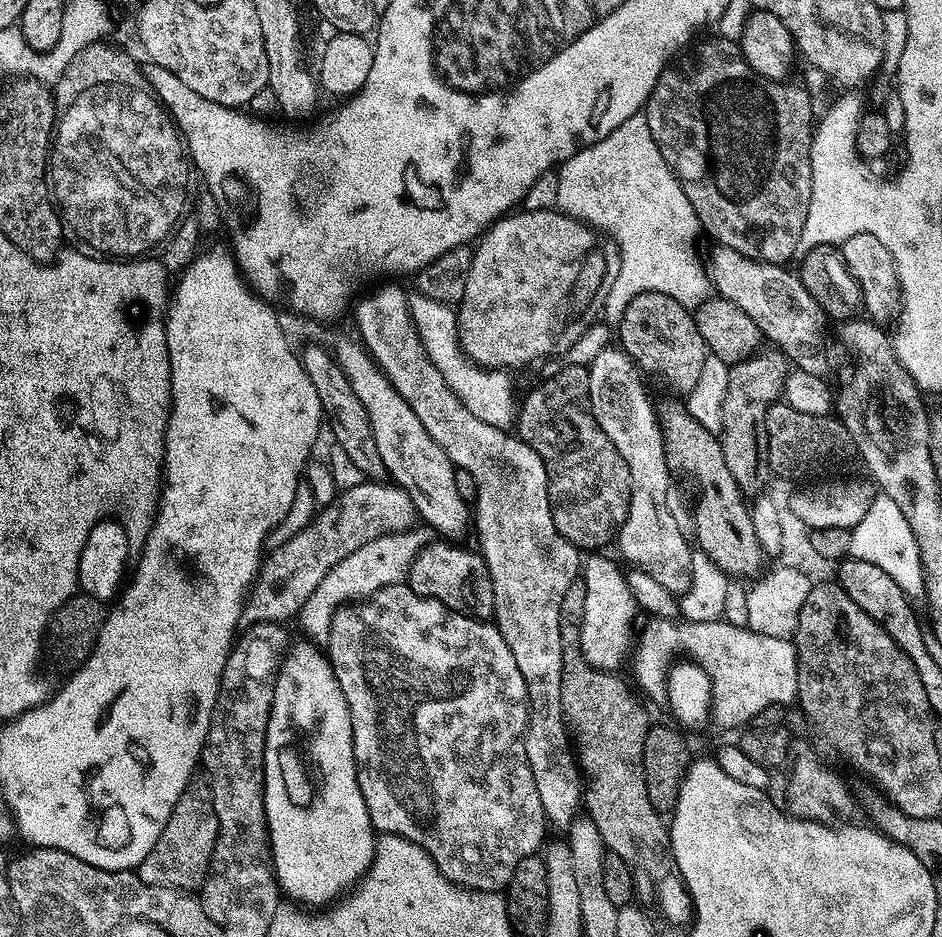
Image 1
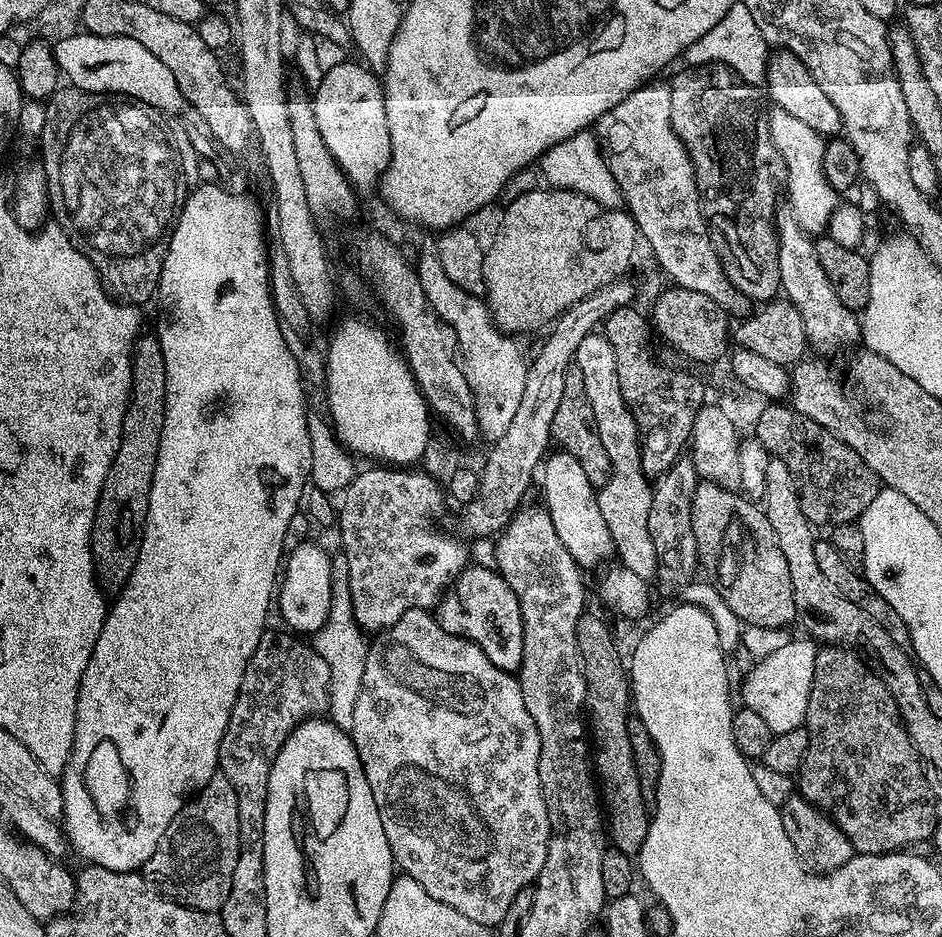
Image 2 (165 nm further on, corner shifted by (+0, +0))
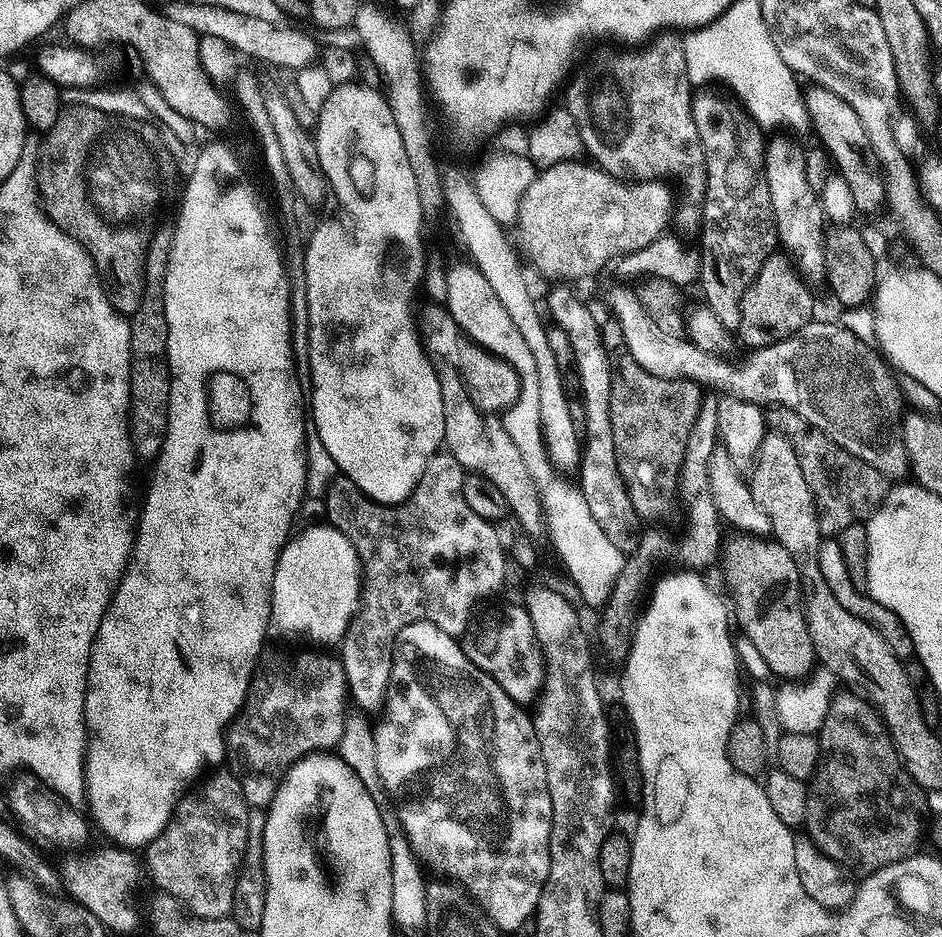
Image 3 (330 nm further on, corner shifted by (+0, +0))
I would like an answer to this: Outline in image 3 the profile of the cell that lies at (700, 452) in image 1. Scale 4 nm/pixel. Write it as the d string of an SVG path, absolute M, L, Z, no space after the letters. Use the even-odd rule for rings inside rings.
M747 534L736 539L740 540L729 544L727 541L722 552L724 580L732 591L735 623L736 620L740 623L739 631L762 654L773 677L781 676L784 682L803 681L818 661L808 633L808 620L804 617L798 566L794 566L794 558L790 558L781 544Z

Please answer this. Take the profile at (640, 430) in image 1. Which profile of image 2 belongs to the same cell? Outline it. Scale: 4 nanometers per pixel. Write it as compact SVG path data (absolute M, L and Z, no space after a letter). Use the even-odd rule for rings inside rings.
M599 331L592 332L586 338L582 338L578 350L574 353L574 367L582 370L582 382L586 386L586 398L590 398L590 406L594 410L594 422L598 422L598 434L602 434L602 446L606 446L606 458L610 458L612 473L608 475L608 481L599 485L596 501L598 510L602 510L602 518L606 518L606 530L610 530L610 538L616 547L615 555L620 556L619 563L625 568L634 570L638 578L648 582L656 574L656 556L653 542L649 533L649 514L653 485L649 477L645 476L640 461L640 431L636 429L636 423L632 417L632 409L622 398L622 386L618 384L618 362L614 359L614 346L610 346L603 334Z

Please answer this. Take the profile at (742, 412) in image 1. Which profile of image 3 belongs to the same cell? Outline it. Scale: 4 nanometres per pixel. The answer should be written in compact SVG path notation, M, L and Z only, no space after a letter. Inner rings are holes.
M777 250L766 258L766 262L762 262L762 270L758 270L758 274L752 280L752 285L745 290L744 297L740 300L740 310L738 319L740 319L740 336L738 332L738 340L745 344L745 349L765 348L774 342L782 342L786 338L790 338L795 332L801 330L811 324L814 319L812 313L812 292L809 281L802 275L797 262L792 256L785 254L783 251Z

